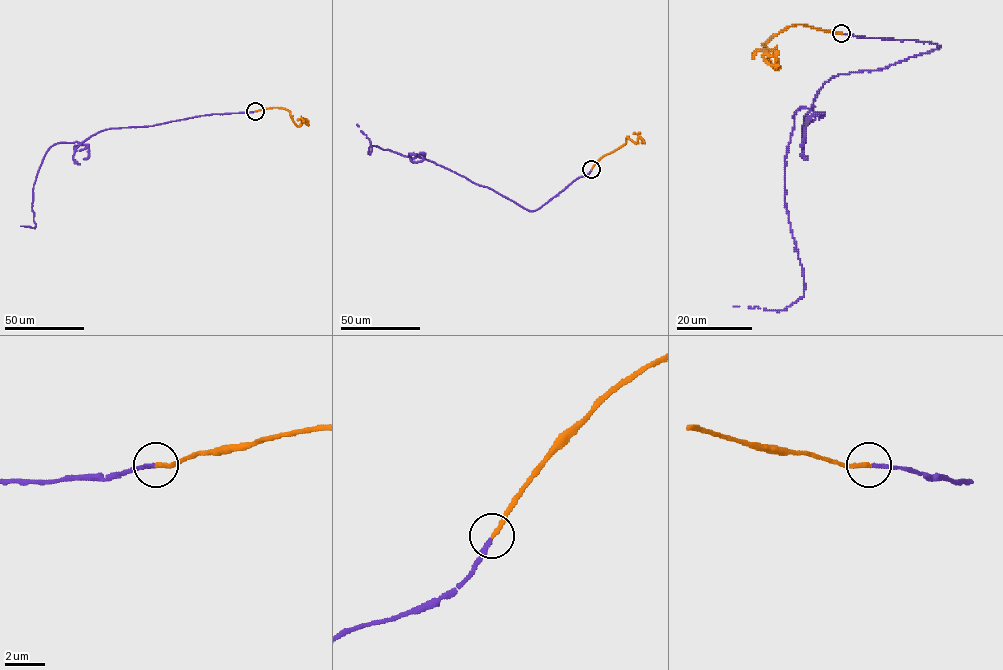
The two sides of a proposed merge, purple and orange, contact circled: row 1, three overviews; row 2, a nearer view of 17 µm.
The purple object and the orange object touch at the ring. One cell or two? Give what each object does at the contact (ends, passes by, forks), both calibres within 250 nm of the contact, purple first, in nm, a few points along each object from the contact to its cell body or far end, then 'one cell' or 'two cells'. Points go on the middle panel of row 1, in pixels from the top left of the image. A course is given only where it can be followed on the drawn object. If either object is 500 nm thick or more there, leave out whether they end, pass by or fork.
purple ends there; orange ends there; 180 nm thick on the purple side, 200 nm on the other; purple runs (591, 169), (530, 211), (427, 159), (377, 146), (370, 146), (369, 154), (371, 142), (357, 124); orange runs (591, 169), (602, 157), (621, 147), (627, 138), (637, 143), (640, 137), (643, 141), (641, 143); one cell

